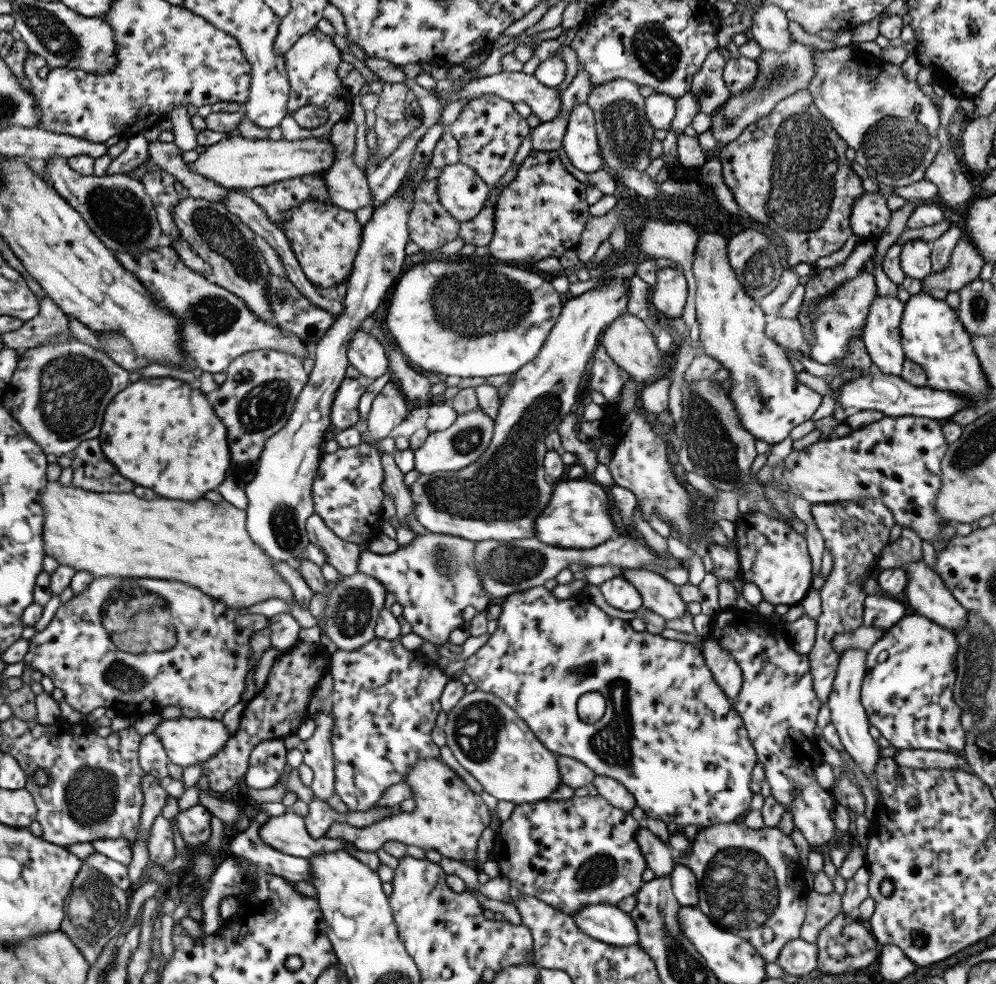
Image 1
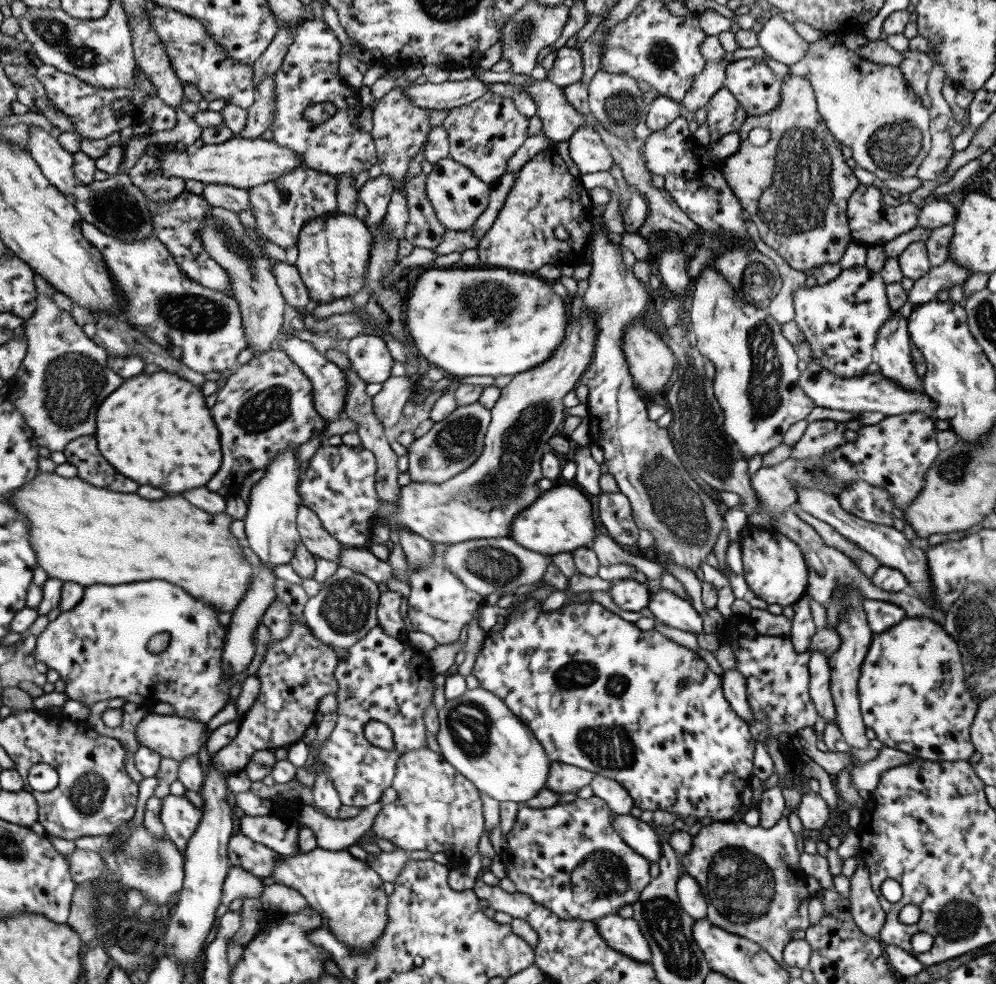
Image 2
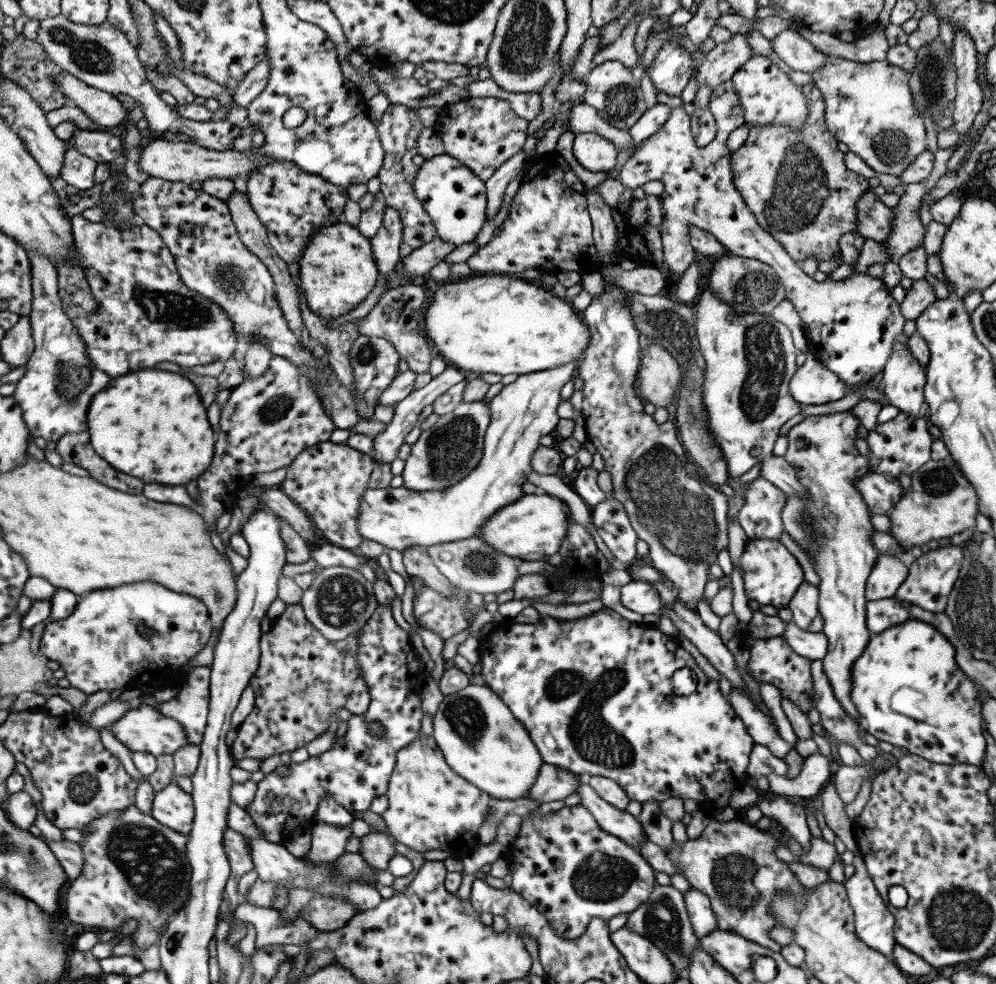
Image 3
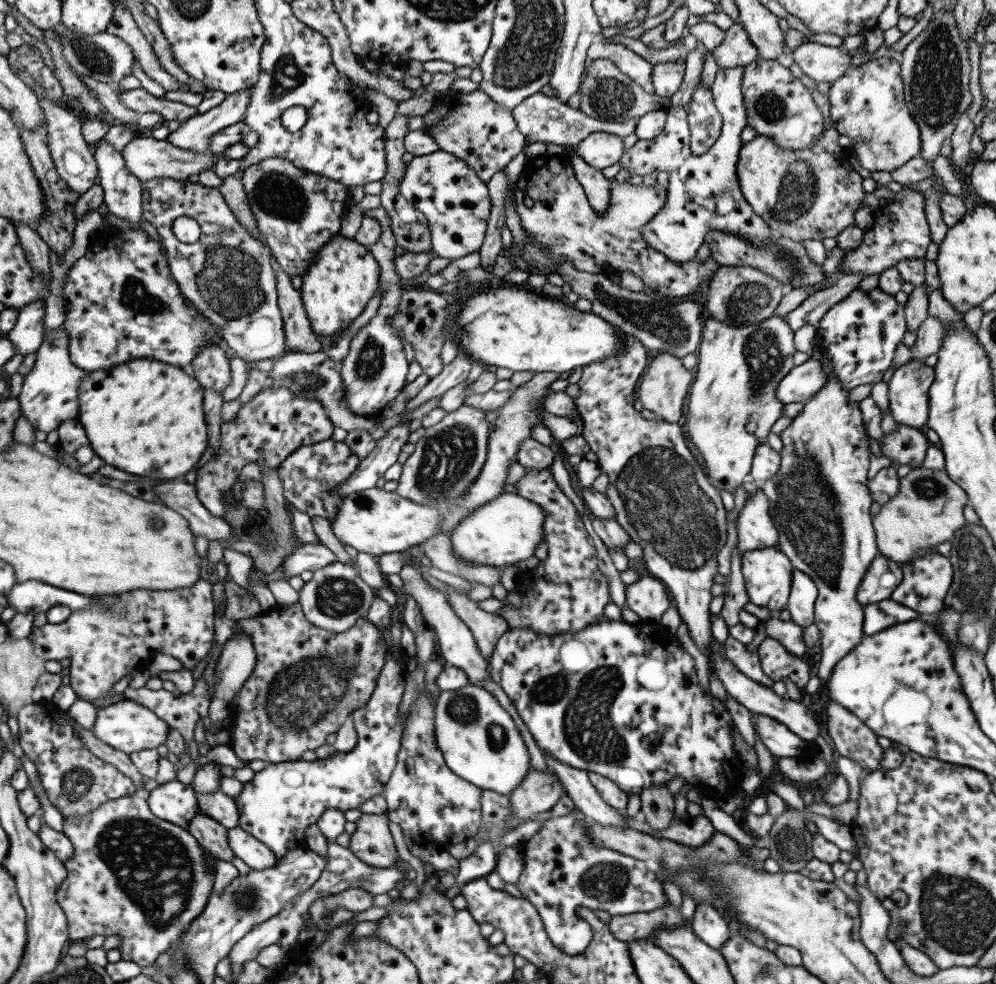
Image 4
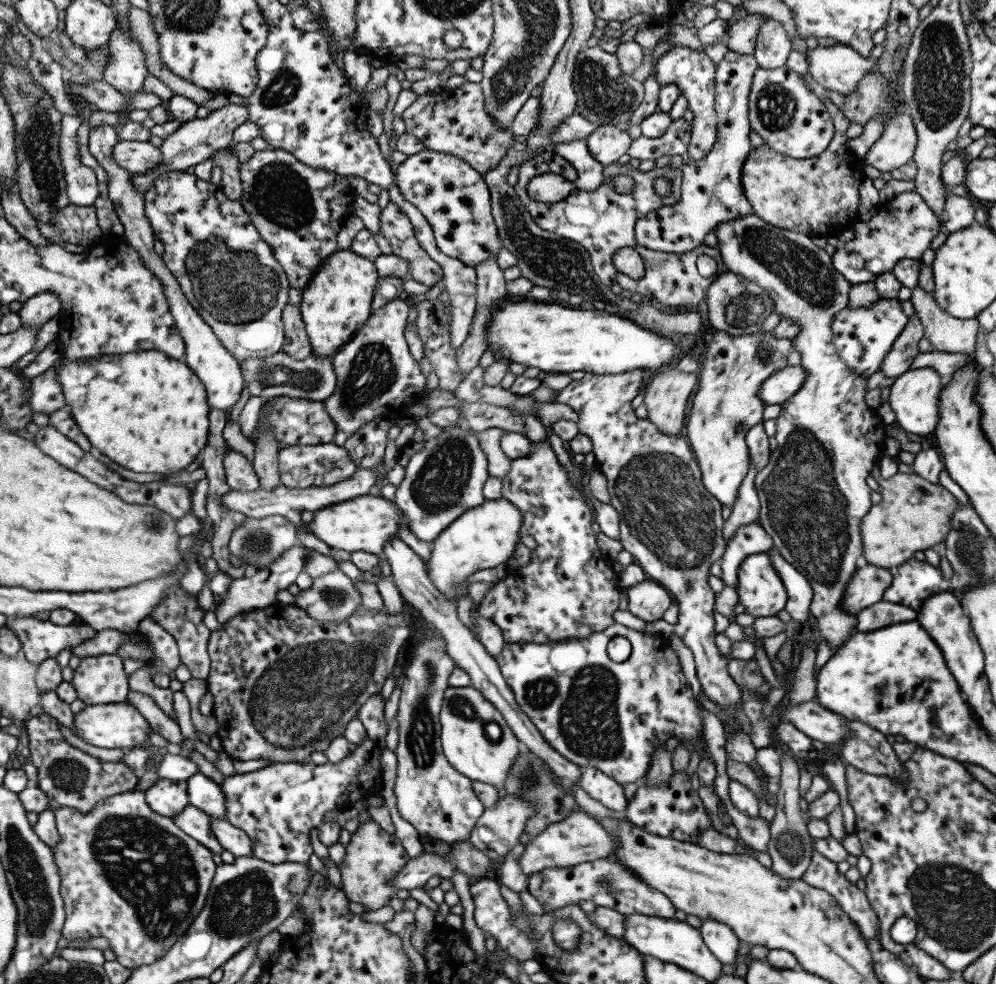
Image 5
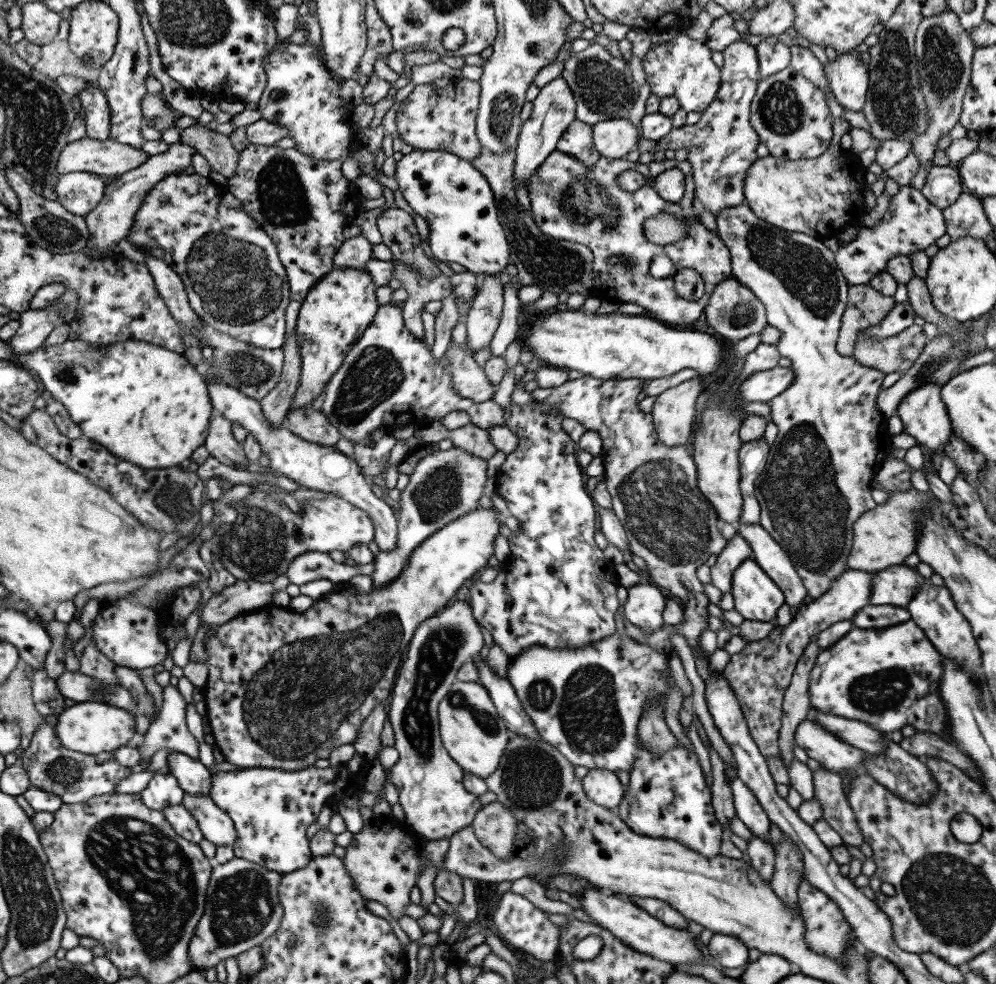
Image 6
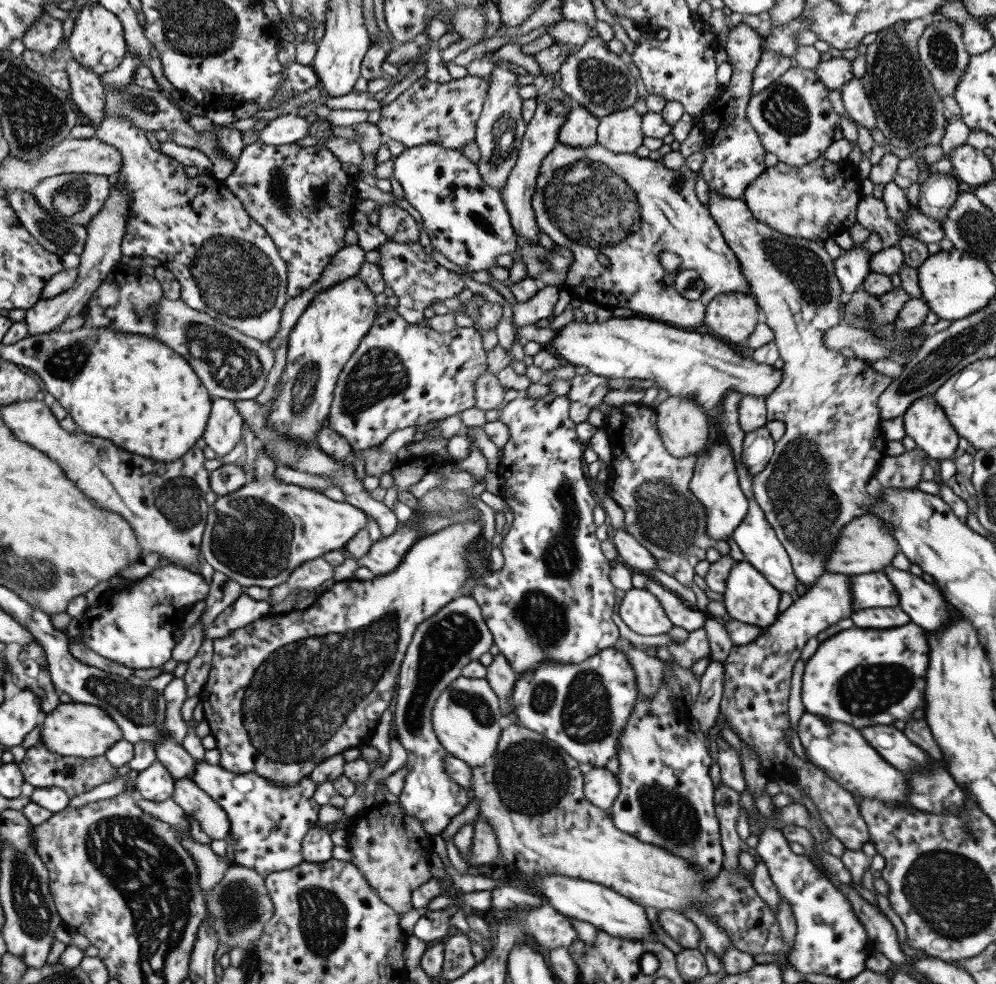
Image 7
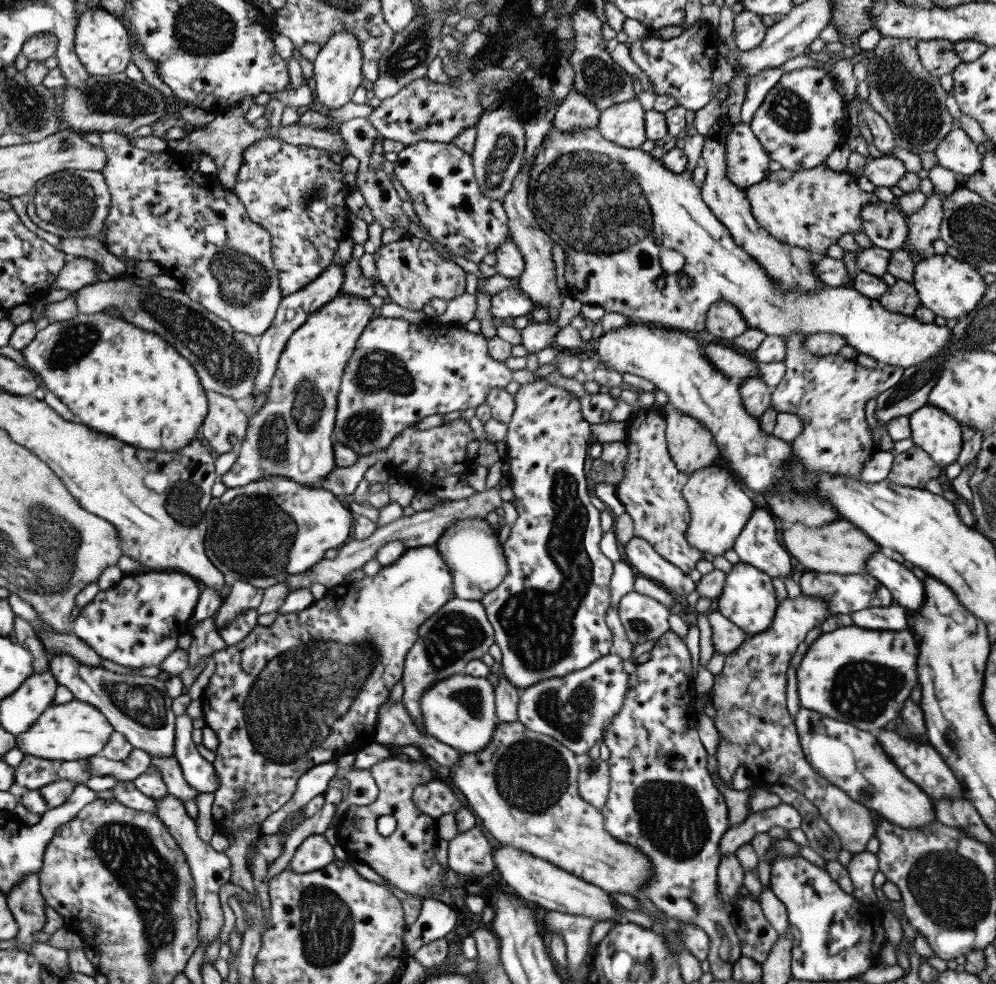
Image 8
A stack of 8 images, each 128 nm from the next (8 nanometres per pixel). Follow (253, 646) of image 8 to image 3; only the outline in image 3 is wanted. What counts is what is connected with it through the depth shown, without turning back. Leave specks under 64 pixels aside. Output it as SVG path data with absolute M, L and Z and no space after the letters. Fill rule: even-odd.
M542 491L525 493L513 503L499 508L491 517L486 517L479 527L479 534L475 533L474 537L505 556L513 556L521 561L542 560L557 553L559 544L567 535L565 531L569 518L569 510L559 498ZM286 605L283 612L271 620L269 630L261 633L258 644L260 655L258 666L249 680L254 694L251 711L236 729L236 736L229 747L229 753L236 760L253 758L263 761L269 756L285 756L295 749L307 747L311 740L321 736L327 726L336 724L335 714L339 708L345 708L353 716L363 714L368 707L370 696L367 685L359 675L357 665L357 633L351 633L339 641L327 640L310 622L306 621L302 606Z

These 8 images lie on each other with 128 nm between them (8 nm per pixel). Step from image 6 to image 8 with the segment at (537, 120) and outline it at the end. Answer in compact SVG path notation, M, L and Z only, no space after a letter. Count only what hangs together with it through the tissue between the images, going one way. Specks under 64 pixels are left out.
M523 164L520 170L511 180L511 188L501 201L507 217L508 233L517 245L524 260L523 273L518 277L518 288L533 302L543 309L551 308L558 314L561 308L562 296L557 288L555 279L555 262L551 258L551 244L554 242L545 234L533 218L531 210L527 208L527 181L529 181L529 167L531 164Z

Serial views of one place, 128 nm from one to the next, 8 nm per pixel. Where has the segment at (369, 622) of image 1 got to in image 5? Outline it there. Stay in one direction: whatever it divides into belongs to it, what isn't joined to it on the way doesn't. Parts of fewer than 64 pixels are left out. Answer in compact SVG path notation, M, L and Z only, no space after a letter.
M333 570L329 574L313 578L311 582L309 588L300 590L294 596L293 605L303 609L307 615L315 618L315 620L337 623L337 621L349 617L355 611L355 607L361 604L359 602L359 590L355 588L355 584L341 570Z

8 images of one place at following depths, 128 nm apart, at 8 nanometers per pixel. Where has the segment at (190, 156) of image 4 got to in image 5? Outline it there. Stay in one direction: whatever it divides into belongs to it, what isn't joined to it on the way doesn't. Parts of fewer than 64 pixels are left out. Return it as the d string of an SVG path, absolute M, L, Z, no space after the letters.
M118 140L111 147L111 158L119 168L129 174L142 175L159 163L159 148L151 145L149 141Z

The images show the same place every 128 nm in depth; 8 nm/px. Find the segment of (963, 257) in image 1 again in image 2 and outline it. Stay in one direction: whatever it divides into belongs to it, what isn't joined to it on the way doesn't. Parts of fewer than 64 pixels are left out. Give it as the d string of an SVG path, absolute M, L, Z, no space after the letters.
M946 258L945 263L931 267L922 278L913 281L913 287L907 292L907 301L913 307L935 301L939 292L949 291L953 285L962 287L969 275L968 270Z

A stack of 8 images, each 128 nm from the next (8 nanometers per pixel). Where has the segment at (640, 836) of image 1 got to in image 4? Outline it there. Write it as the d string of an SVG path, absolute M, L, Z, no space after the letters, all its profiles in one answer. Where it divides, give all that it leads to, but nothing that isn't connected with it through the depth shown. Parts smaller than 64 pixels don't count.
M544 756L544 759L547 771L556 777L575 809L598 824L612 826L612 828L625 828L617 812L606 806L589 783L588 772L562 764L551 756Z

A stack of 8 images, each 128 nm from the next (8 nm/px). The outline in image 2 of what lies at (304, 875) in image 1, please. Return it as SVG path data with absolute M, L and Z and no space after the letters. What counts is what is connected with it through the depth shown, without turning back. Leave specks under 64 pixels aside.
M240 833L229 837L226 853L231 866L241 868L261 880L266 876L271 876L275 861L281 859L274 850L249 840L247 836Z

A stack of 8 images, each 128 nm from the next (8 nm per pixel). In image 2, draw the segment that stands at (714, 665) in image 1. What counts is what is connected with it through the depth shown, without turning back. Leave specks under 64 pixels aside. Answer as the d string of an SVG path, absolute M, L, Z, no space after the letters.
M723 669L721 688L725 700L730 707L747 723L753 720L753 713L747 703L746 682L737 669Z

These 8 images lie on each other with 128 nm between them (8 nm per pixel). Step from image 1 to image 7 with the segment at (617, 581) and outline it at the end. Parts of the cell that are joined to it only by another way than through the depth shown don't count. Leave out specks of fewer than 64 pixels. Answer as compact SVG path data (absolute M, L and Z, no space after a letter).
M635 587L626 590L619 600L617 612L627 628L641 636L665 634L672 627L659 604L656 592Z

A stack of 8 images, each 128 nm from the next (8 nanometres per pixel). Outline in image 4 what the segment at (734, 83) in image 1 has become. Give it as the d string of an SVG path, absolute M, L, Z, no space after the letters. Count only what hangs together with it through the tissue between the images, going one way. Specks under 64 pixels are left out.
M757 55L753 62L745 65L741 77L741 94L746 125L753 128L756 134L769 136L779 148L809 148L823 134L823 117L815 107L809 90L776 60L765 60Z

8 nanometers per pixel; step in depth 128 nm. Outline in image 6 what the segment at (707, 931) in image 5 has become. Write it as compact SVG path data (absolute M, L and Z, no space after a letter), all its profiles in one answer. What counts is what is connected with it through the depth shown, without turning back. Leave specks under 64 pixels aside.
M713 932L706 947L711 958L725 968L739 968L748 963L748 948L734 936Z

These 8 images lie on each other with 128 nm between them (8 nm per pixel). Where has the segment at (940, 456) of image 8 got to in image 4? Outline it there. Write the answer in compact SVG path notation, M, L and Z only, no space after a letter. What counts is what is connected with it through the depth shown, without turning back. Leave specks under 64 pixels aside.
M911 359L895 368L887 382L888 408L896 424L925 429L928 421L929 386L933 382L933 367Z

